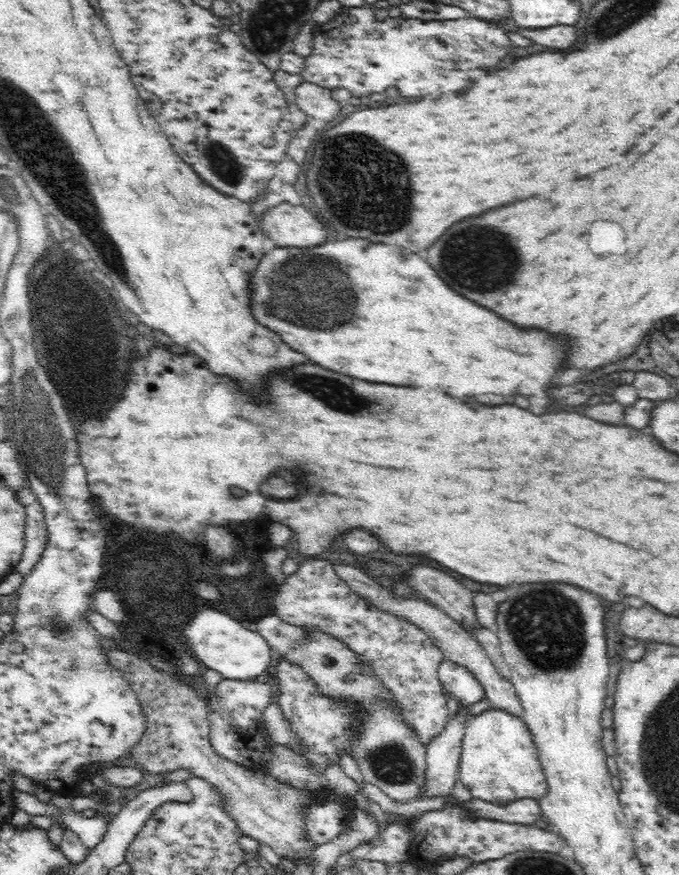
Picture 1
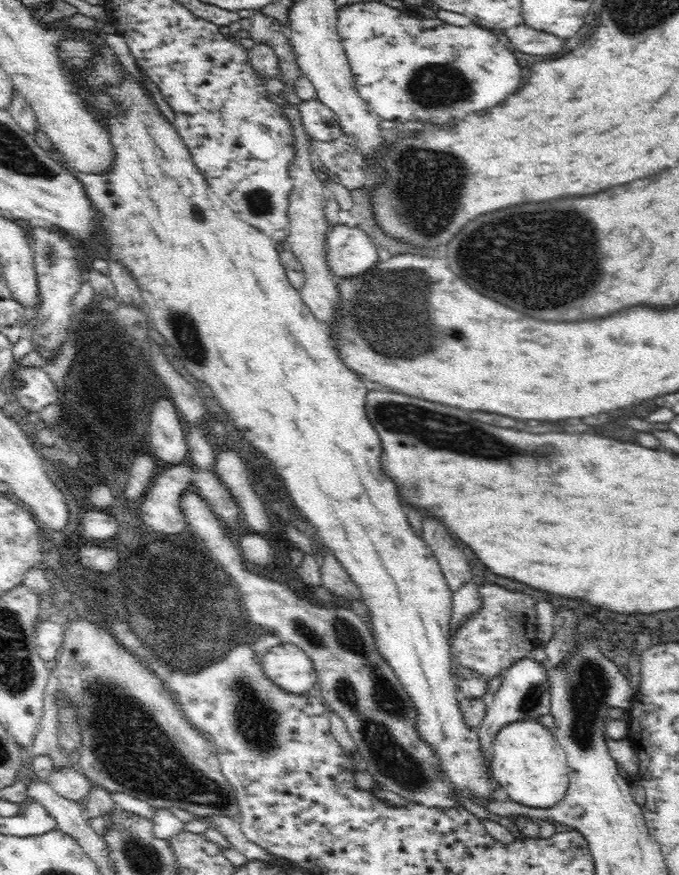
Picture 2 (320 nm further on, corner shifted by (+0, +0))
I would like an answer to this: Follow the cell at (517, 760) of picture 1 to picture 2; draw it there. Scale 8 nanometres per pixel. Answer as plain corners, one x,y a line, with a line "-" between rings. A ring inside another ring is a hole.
520,720
502,727
493,742
491,774
514,802
541,809
556,806
569,785
567,754
539,720

